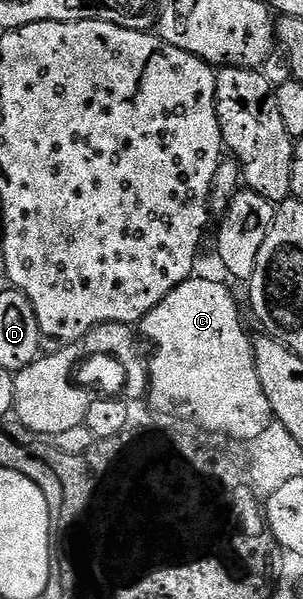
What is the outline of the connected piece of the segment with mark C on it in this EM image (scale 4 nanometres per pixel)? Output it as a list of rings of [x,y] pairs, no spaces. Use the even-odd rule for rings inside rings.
[[[190,277],[140,321],[139,333],[157,348],[147,365],[147,397],[159,412],[248,443],[273,424],[273,408],[255,371],[253,341],[245,334],[241,309],[223,282]]]

